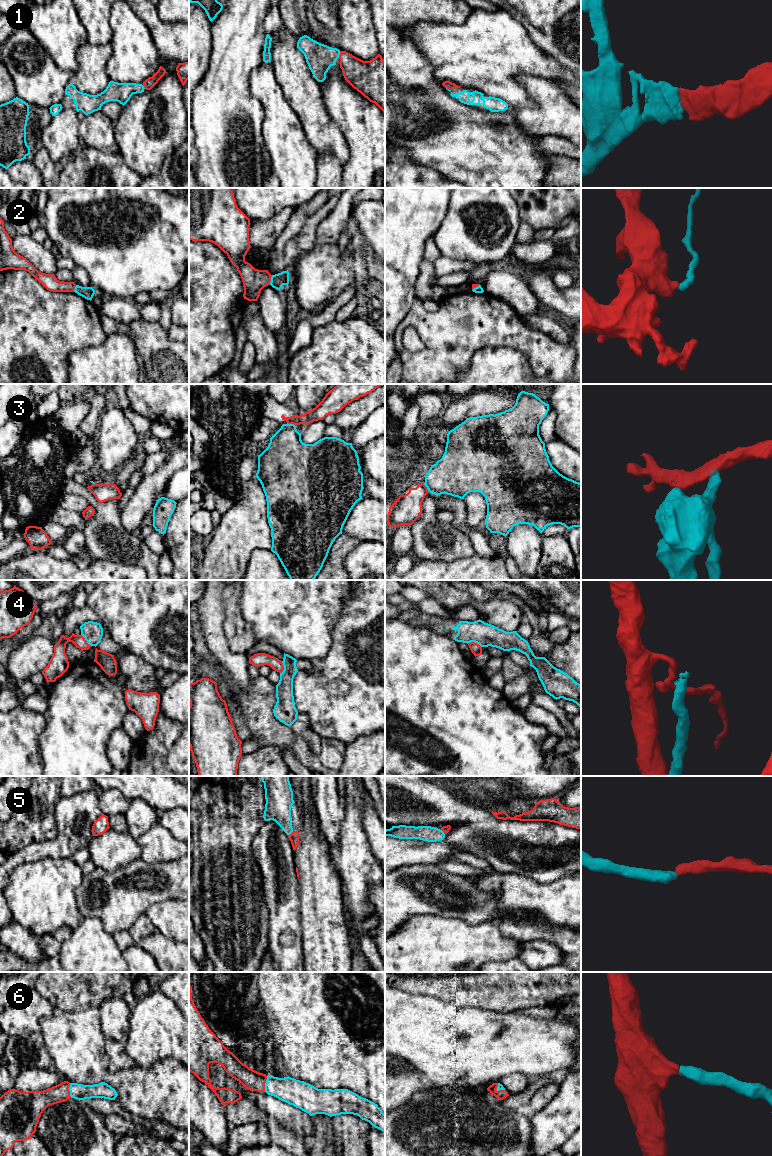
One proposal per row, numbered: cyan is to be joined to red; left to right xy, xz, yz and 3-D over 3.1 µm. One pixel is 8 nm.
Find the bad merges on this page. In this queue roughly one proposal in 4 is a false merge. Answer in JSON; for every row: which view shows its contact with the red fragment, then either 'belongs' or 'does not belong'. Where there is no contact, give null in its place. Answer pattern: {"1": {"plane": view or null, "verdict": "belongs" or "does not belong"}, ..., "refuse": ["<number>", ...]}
{"1": {"plane": "xz", "verdict": "belongs"}, "2": {"plane": "xz", "verdict": "does not belong"}, "3": {"plane": "xz", "verdict": "does not belong"}, "4": {"plane": "yz", "verdict": "does not belong"}, "5": {"plane": "xz", "verdict": "belongs"}, "6": {"plane": "xz", "verdict": "belongs"}, "refuse": ["2", "3", "4"]}

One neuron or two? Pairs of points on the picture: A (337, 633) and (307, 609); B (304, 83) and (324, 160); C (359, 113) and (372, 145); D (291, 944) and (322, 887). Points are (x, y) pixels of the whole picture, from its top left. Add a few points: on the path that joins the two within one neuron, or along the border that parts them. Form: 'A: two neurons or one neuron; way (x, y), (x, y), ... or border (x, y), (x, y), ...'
A: two neurons; border (343, 608), (331, 630), (331, 646), (327, 652)
B: two neurons; border (318, 154), (330, 152), (342, 166)
C: one neuron; way (358, 121), (372, 137)
D: two neurons; border (300, 902), (302, 949)

